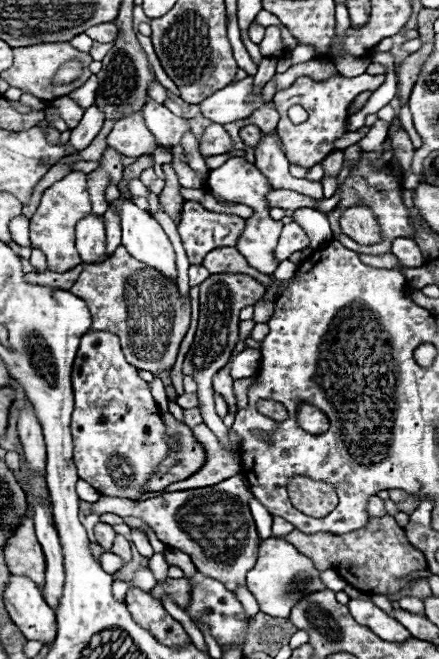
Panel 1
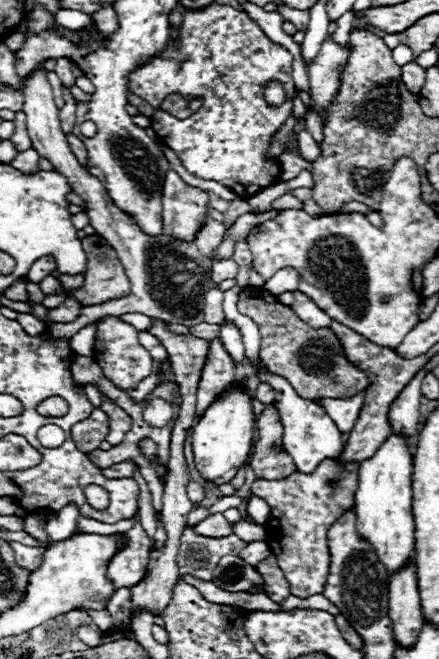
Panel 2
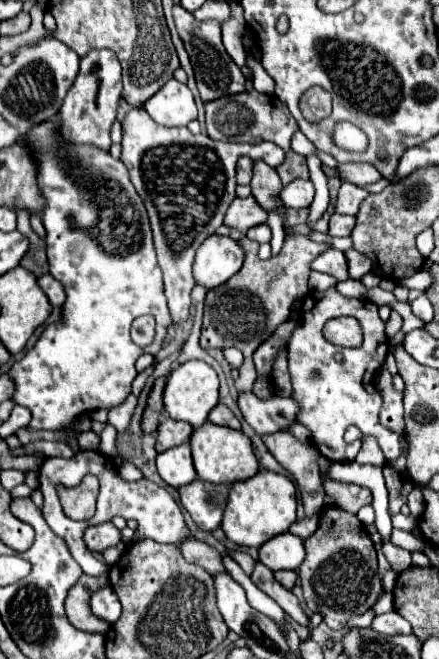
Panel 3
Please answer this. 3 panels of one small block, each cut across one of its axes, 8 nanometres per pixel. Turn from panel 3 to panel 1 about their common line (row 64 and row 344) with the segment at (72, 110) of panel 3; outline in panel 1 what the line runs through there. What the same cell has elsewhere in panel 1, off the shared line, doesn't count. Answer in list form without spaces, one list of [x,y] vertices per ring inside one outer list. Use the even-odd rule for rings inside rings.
[[[88,332],[82,336],[72,368],[72,386],[76,406],[70,428],[80,478],[104,496],[140,500],[144,484],[168,456],[166,428],[148,382],[138,376],[138,368],[126,362],[116,334]]]

